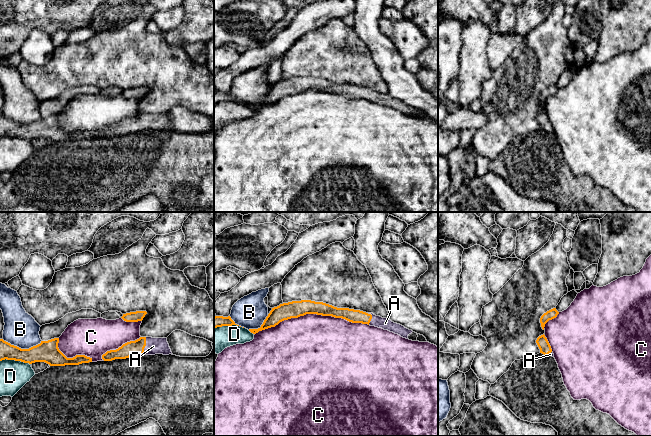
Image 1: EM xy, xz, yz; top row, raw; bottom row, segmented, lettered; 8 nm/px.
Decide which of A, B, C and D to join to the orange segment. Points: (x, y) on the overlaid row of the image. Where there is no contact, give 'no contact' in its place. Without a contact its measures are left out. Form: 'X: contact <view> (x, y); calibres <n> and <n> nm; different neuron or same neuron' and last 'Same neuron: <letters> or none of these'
A: contact xy (144, 347); calibres 130 and 130 nm; same neuron
B: contact xy (22, 349); calibres 180 and 260 nm; different neuron
C: contact xz (311, 313); calibres 140 and 480 nm; different neuron
D: contact xy (15, 360); calibres 160 and 220 nm; different neuron
Same neuron: A

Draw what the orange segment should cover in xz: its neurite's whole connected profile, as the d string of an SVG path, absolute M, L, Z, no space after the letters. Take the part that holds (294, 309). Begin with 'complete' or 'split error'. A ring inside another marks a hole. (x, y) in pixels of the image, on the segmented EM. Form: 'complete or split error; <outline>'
split error; M311 300L292 301L280 304L279 306L272 308L260 328L249 329L249 331L256 334L259 331L275 327L284 320L298 318L306 314L332 316L345 319L352 323L368 324L370 326L388 330L412 341L417 341L418 337L417 333L400 324L392 322L389 317L382 318L373 313L366 313L349 308L337 308L323 302L315 302Z

